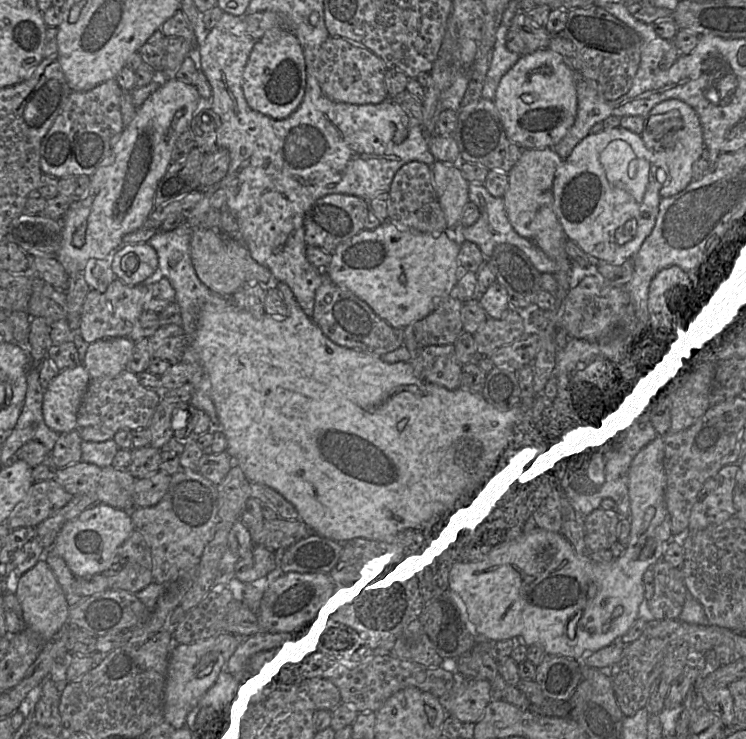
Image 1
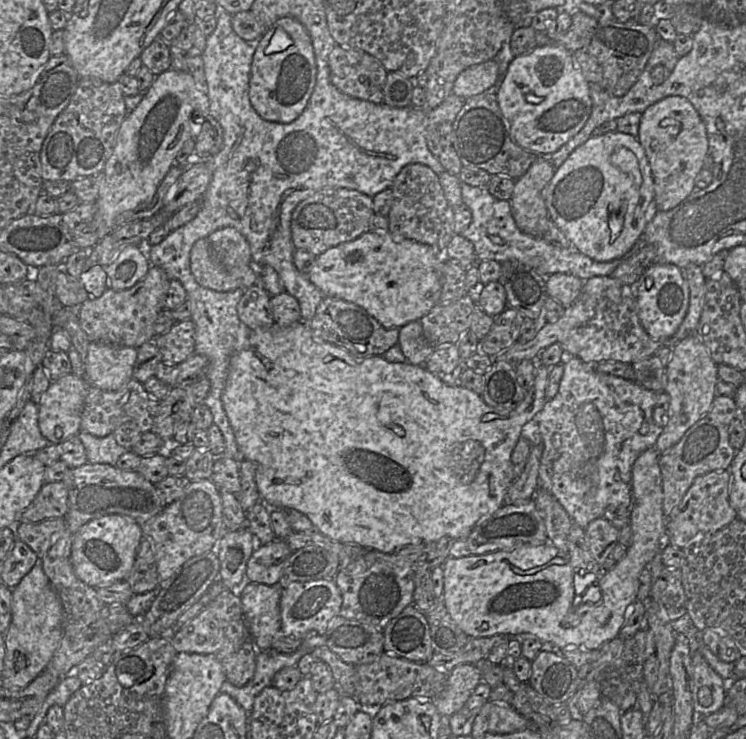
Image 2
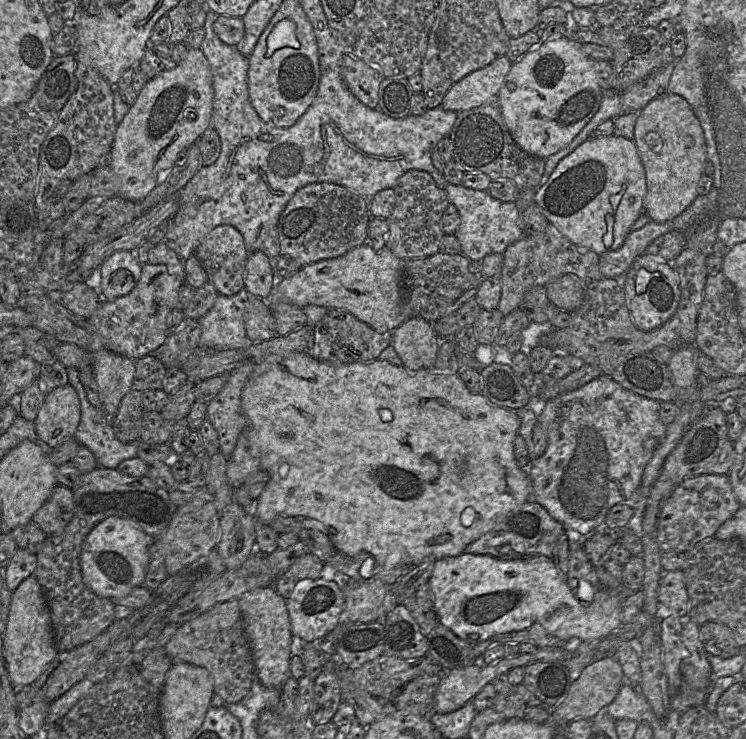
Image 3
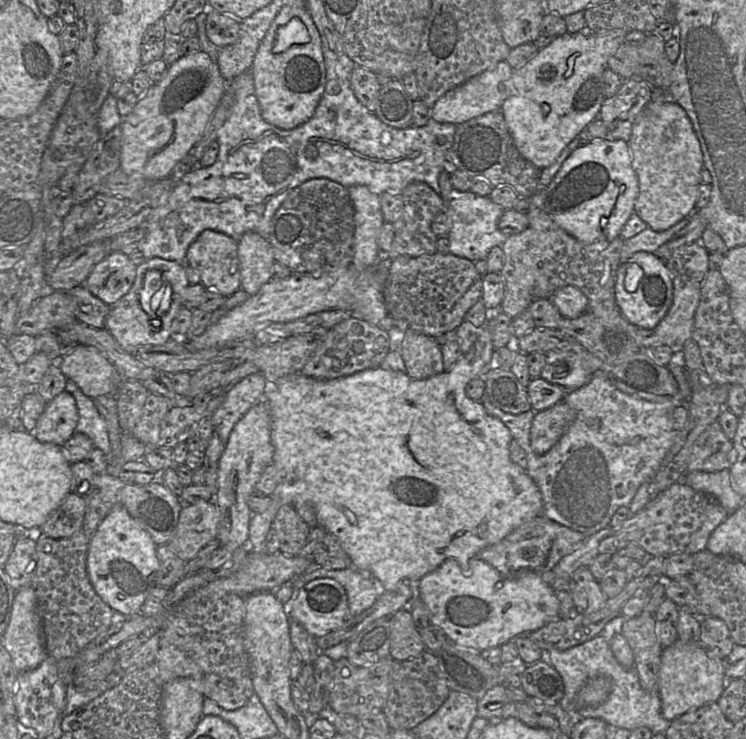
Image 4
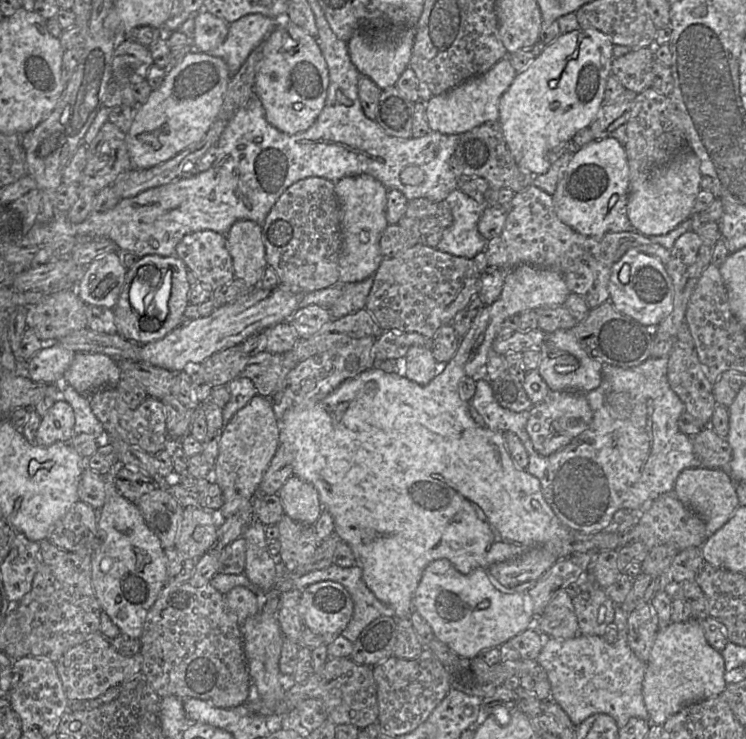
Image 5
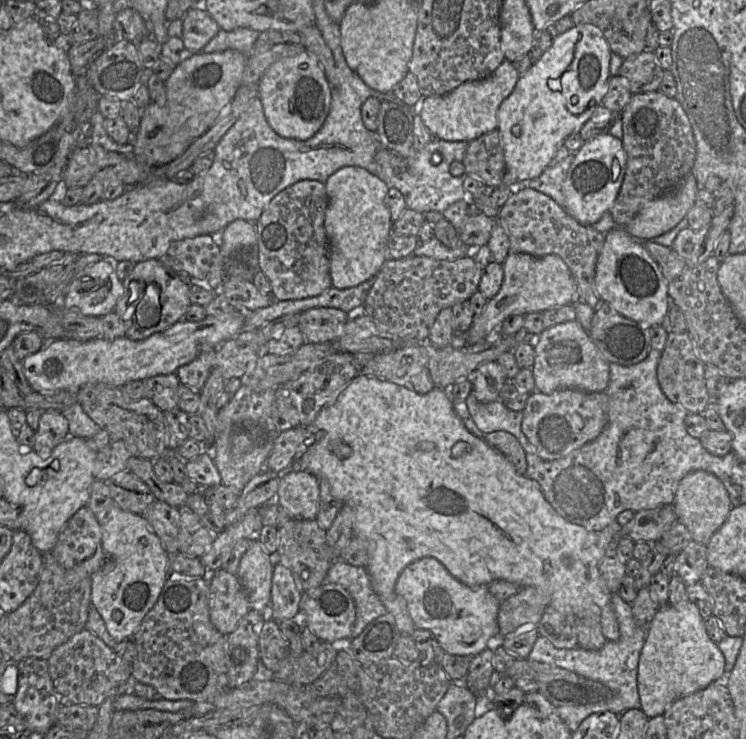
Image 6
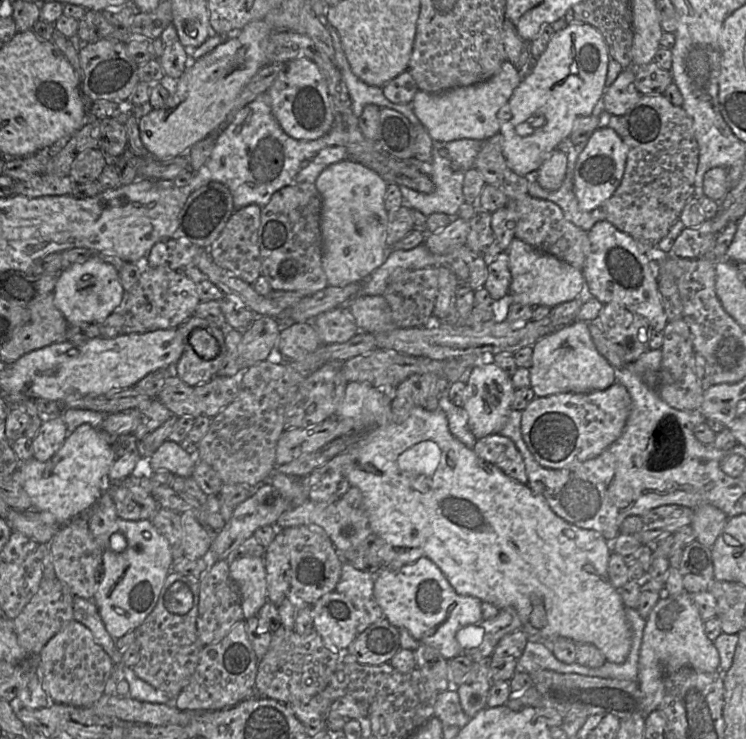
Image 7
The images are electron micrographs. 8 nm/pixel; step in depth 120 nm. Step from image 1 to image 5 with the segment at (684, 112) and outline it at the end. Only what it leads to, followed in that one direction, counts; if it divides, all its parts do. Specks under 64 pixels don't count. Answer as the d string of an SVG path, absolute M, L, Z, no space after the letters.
M685 149L680 155L663 167L654 170L645 180L635 180L628 195L624 213L634 230L644 236L665 235L690 218L701 190L700 160L691 150Z

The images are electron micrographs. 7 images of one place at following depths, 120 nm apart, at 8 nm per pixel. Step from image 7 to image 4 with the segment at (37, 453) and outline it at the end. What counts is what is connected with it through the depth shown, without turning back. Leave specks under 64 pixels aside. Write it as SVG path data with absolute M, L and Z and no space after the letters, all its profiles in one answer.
M64 390L46 404L33 434L41 443L62 446L76 432L78 418L75 398Z

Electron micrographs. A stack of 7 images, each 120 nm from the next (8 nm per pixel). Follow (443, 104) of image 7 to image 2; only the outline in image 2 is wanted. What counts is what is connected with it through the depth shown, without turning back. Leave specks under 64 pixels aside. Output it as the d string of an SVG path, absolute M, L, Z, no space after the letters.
M494 59L468 67L455 79L452 93L467 99L487 91L497 81L498 68Z

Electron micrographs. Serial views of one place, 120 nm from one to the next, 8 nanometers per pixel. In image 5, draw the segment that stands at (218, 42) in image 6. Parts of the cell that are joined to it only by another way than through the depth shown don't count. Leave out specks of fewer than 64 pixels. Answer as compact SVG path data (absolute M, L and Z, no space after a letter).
M260 13L245 15L228 24L228 34L224 42L207 53L223 59L233 76L277 23L277 19Z

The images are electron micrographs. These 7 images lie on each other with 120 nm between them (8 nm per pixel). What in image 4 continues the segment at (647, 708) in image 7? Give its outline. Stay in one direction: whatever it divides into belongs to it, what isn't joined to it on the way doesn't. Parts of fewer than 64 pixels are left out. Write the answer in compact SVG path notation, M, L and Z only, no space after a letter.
M677 639L663 648L658 679L661 713L666 720L717 702L724 691L725 661L709 653L700 643L684 643Z

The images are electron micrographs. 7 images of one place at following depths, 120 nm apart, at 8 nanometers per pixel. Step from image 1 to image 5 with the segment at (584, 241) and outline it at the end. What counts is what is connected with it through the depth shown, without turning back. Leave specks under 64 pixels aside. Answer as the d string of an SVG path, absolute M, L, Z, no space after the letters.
M615 138L593 140L573 155L552 195L557 217L574 231L588 237L609 232L609 226L624 213L630 193L629 166L625 148Z

